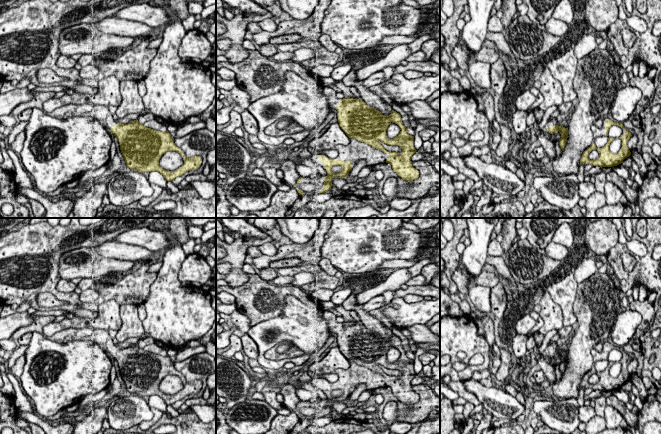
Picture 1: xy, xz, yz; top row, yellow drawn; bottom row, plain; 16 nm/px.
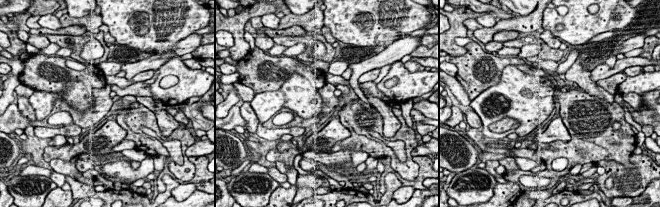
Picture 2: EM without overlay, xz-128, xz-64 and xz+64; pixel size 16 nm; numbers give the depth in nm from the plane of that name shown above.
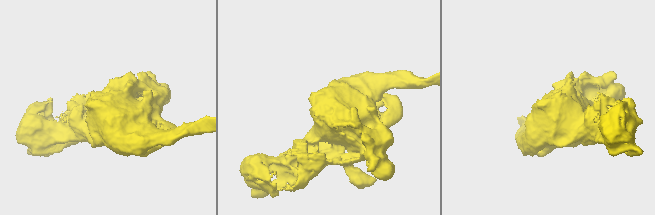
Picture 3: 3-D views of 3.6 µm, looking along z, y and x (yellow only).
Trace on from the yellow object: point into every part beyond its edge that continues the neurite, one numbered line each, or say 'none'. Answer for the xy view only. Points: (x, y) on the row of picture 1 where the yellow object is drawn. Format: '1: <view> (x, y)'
1: xy (101, 113)

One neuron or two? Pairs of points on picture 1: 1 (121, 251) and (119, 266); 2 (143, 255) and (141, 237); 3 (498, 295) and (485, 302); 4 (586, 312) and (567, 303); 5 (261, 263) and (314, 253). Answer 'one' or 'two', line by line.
1: two
2: two
3: two
4: two
5: one

